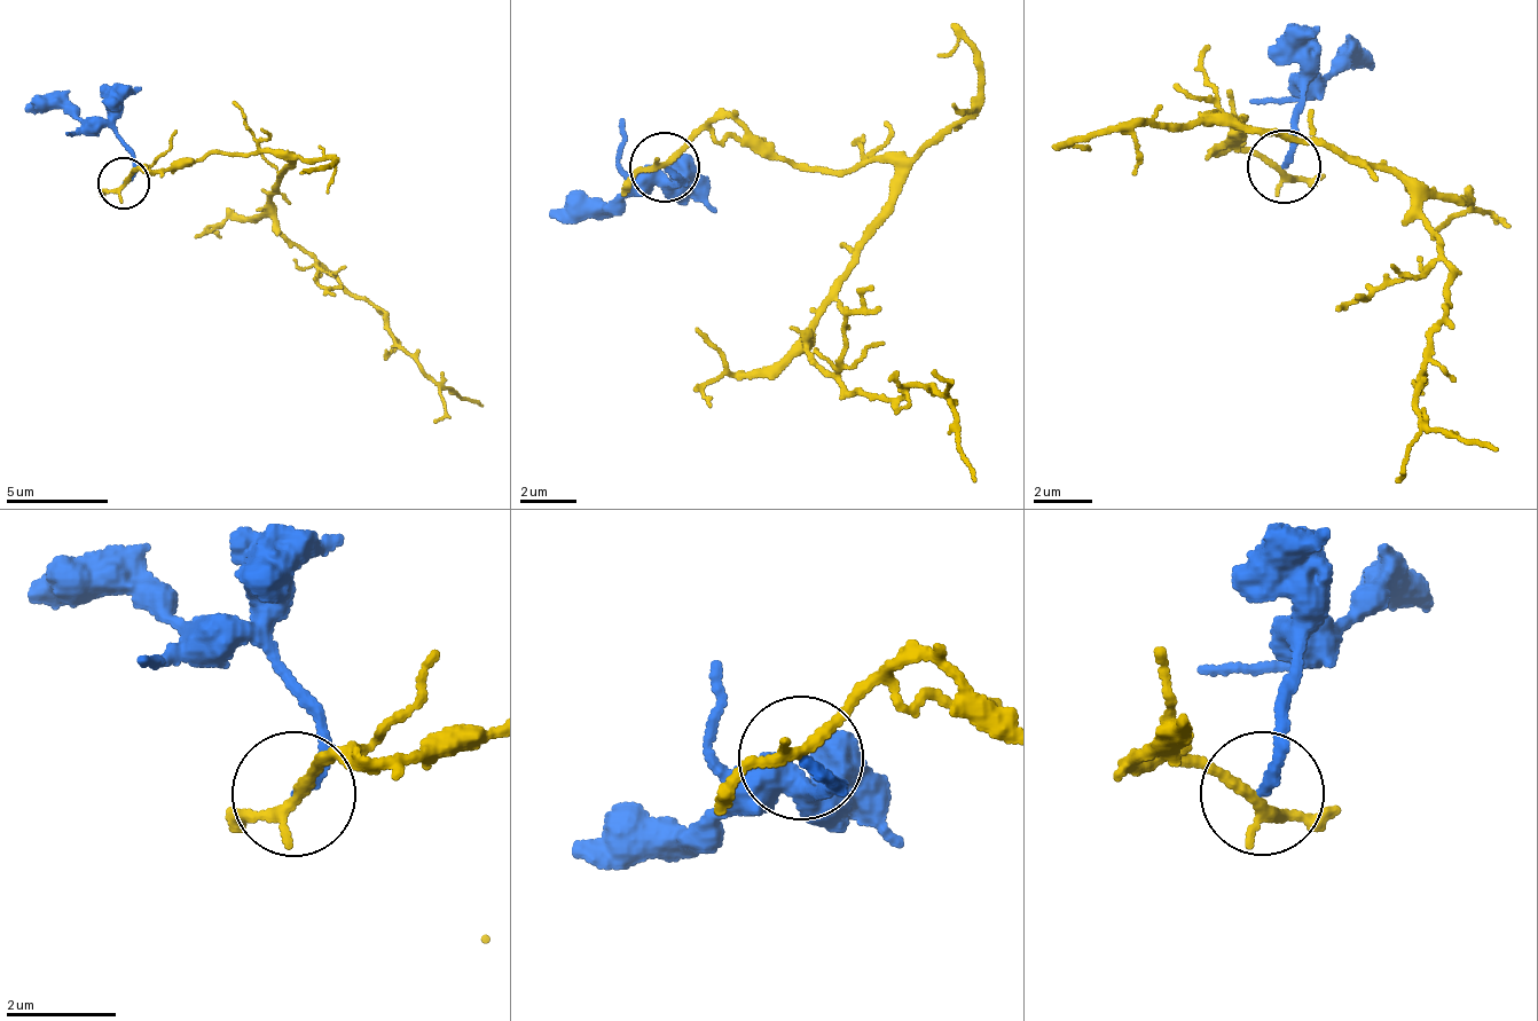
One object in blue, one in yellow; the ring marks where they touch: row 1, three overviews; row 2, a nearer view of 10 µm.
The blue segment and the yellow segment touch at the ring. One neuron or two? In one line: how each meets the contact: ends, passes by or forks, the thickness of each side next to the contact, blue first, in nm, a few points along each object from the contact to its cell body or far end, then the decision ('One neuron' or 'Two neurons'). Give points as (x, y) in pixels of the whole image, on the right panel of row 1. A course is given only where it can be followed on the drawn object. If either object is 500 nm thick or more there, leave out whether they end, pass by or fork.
At the ring blue ends. At the ring yellow passes by. Thickness 200 nm (blue) against 190 nm. Course of blue: (1281, 169), (1304, 89), (1315, 91), (1355, 63), (1363, 65). Course of yellow: (1281, 169), (1215, 151), (1244, 118), (1214, 114), (1395, 180), (1451, 277), (1413, 411), (1496, 450). Two neurons

